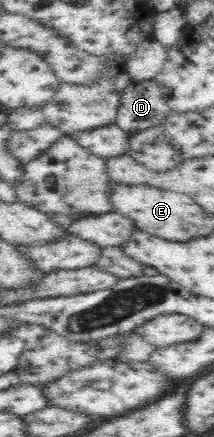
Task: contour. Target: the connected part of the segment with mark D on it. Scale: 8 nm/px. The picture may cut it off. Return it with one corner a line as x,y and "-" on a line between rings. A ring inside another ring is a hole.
146,79
138,82
130,81
127,87
121,92
115,125
124,131
135,134
148,128
161,126
168,113
169,106
161,97
154,79

